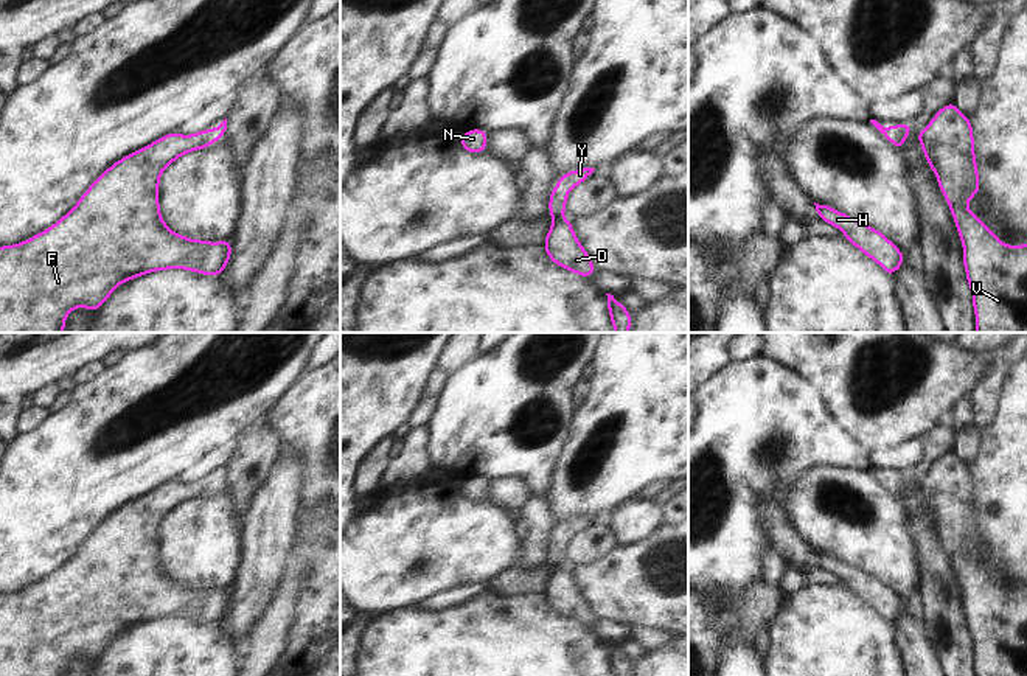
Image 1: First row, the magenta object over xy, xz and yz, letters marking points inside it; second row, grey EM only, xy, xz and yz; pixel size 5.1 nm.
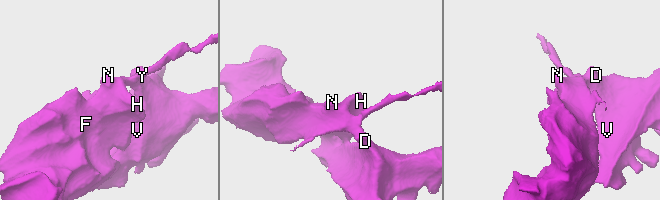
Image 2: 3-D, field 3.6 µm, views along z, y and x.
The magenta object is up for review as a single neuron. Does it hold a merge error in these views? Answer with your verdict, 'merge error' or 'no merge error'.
no merge error

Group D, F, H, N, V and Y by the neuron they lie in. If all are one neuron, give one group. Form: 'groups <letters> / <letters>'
groups D F H N V Y

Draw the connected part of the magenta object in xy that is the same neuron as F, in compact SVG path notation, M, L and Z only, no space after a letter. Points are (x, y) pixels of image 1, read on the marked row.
M227 118L214 129L188 137L179 132L165 134L162 140L115 162L53 227L20 244L0 247L0 333L64 333L71 309L84 306L98 311L117 286L149 272L186 269L208 277L219 275L228 264L232 239L208 242L176 235L160 214L158 180L163 169L182 154L208 148L213 141L222 140L225 131Z

